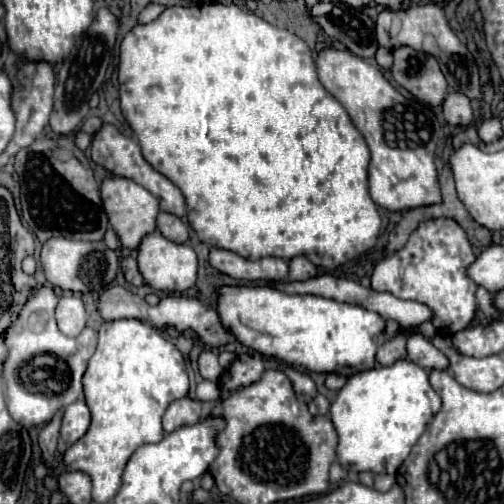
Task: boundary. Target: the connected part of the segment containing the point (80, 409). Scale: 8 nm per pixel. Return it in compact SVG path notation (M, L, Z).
M78 399L64 409L60 437L66 441L66 445L72 445L88 431L88 425L90 425L88 405L84 399Z

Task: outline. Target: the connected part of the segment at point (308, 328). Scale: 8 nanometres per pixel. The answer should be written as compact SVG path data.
M222 285L218 287L218 297L214 301L214 309L222 321L222 325L246 347L266 355L266 357L274 357L274 359L280 359L280 361L286 361L294 367L302 367L306 371L314 371L314 373L338 373L338 375L344 375L344 377L350 377L352 373L360 373L360 371L366 371L366 369L372 369L374 367L374 357L376 357L376 349L388 341L392 335L386 331L386 325L390 321L382 319L378 313L372 313L372 311L366 311L358 305L350 305L350 303L338 303L338 301L332 301L332 299L326 299L326 297L318 297L318 295L288 295L284 291L278 291L270 285Z

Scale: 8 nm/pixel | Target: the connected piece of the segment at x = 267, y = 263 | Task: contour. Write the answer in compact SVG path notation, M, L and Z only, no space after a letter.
M210 249L210 265L238 281L284 281L288 277L288 263L278 257L264 257L250 261L226 249Z

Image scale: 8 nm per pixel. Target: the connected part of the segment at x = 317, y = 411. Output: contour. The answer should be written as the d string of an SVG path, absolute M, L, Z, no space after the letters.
M316 395L310 403L310 413L312 415L326 415L330 409L330 401L324 395Z

